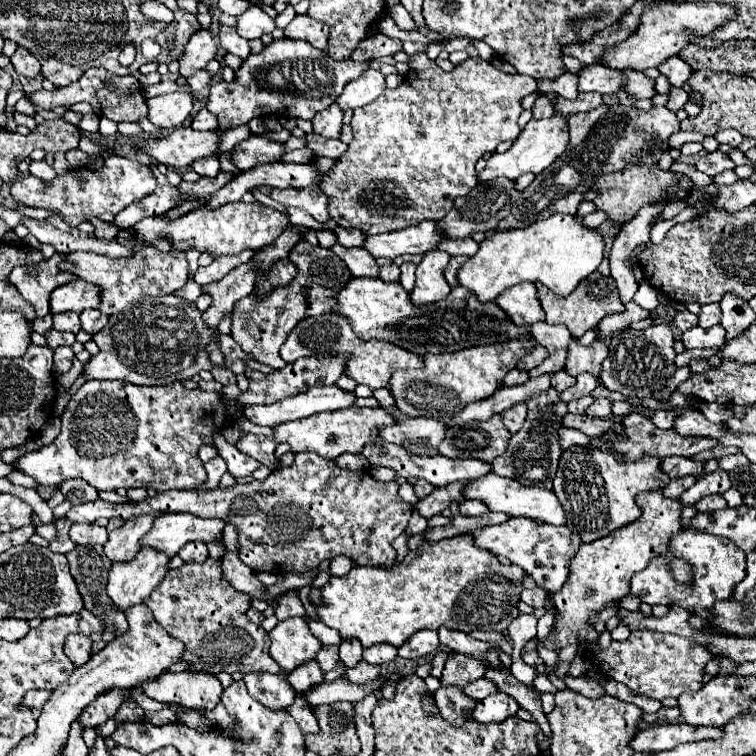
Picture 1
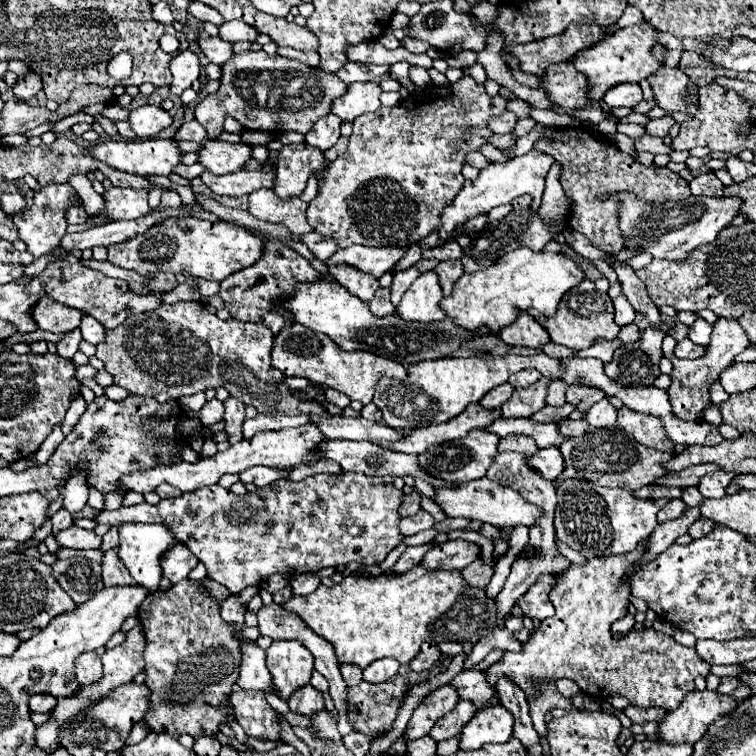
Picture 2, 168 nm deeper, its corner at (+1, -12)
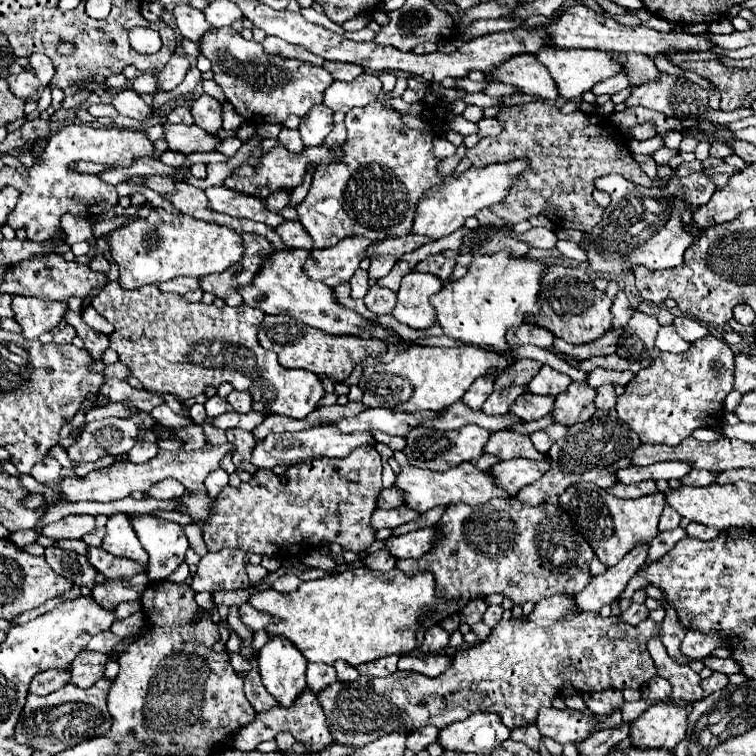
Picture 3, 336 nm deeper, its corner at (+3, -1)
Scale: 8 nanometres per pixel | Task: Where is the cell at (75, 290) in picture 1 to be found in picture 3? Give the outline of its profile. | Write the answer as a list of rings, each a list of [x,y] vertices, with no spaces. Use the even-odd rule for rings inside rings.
[[[13,297],[15,321],[23,327],[25,339],[37,339],[63,321],[69,305],[63,301],[41,301],[35,297]]]

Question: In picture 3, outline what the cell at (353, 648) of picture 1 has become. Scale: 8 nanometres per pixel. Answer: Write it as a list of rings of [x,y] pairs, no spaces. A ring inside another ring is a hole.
[[[335,661],[335,669],[339,681],[355,681],[359,677],[359,671],[353,665],[347,665],[345,661]]]

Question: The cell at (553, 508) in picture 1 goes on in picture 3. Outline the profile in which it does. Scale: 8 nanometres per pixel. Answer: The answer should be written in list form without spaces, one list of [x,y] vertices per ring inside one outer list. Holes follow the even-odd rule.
[[[463,463],[455,469],[449,469],[445,473],[431,473],[425,469],[415,469],[415,467],[403,467],[401,473],[397,475],[395,485],[407,493],[405,505],[411,509],[417,509],[419,513],[425,513],[437,505],[451,505],[451,503],[465,503],[465,505],[481,505],[487,503],[495,497],[511,501],[513,495],[509,495],[505,489],[501,489],[495,483],[495,477],[487,471],[477,469],[473,463]]]

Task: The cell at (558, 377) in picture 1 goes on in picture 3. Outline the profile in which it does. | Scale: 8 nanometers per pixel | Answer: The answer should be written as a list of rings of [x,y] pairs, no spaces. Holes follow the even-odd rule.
[[[543,365],[539,369],[539,373],[533,377],[533,381],[529,383],[529,391],[535,395],[559,395],[563,393],[563,389],[567,389],[567,385],[571,383],[571,377],[551,369],[549,365]]]

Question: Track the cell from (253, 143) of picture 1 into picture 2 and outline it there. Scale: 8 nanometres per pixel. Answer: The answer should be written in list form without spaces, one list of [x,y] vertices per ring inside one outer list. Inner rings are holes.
[[[203,140],[199,150],[199,164],[215,174],[229,174],[243,170],[245,162],[251,158],[251,146],[229,144],[223,140]]]

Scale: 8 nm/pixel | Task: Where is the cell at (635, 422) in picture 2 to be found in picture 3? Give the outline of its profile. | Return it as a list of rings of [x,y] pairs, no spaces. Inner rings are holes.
[[[707,335],[687,353],[661,353],[651,367],[641,369],[617,399],[617,413],[639,435],[641,443],[679,445],[697,427],[723,423],[723,399],[733,389],[733,351],[729,343]]]

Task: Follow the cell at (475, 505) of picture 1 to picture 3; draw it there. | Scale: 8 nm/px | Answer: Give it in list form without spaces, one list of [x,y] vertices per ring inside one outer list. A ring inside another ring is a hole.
[[[445,507],[429,509],[429,511],[423,513],[417,521],[411,521],[411,523],[407,523],[407,525],[399,525],[397,529],[393,529],[393,535],[403,535],[403,533],[415,531],[415,529],[419,529],[419,527],[435,527],[435,525],[441,521],[443,511],[445,511]]]

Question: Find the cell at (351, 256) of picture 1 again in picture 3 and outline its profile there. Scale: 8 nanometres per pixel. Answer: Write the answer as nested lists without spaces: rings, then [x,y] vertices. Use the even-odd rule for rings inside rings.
[[[357,269],[355,275],[349,279],[351,283],[351,297],[363,297],[369,289],[369,275],[363,269]]]

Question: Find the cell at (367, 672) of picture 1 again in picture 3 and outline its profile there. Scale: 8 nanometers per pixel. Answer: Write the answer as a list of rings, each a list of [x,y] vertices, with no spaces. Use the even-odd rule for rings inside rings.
[[[553,595],[553,597],[549,597],[549,599],[539,601],[539,603],[535,605],[535,609],[533,609],[529,615],[525,615],[525,617],[521,615],[521,617],[517,617],[517,619],[511,617],[509,621],[505,621],[505,619],[499,621],[499,625],[491,631],[491,637],[487,637],[485,641],[473,645],[471,649],[459,651],[459,653],[453,657],[453,665],[451,665],[445,673],[441,673],[439,677],[435,677],[435,679],[429,679],[427,675],[415,673],[415,671],[395,671],[393,675],[387,675],[387,677],[381,677],[381,679],[359,677],[357,681],[335,681],[335,683],[331,683],[327,689],[319,691],[319,703],[323,705],[323,711],[327,713],[327,723],[329,723],[329,729],[331,729],[331,733],[333,733],[335,743],[347,743],[347,745],[353,745],[353,747],[363,747],[363,745],[367,745],[367,743],[371,743],[371,741],[375,741],[375,739],[379,739],[379,737],[391,733],[393,729],[403,727],[403,725],[407,725],[409,731],[421,729],[421,727],[425,727],[425,725],[435,725],[435,727],[443,729],[443,727],[447,727],[449,723],[461,721],[461,719],[469,717],[469,715],[475,713],[475,711],[489,711],[489,713],[495,711],[495,713],[501,715],[503,723],[505,723],[509,729],[515,729],[515,727],[521,727],[521,725],[525,725],[525,723],[535,721],[537,711],[539,711],[541,707],[549,707],[549,705],[551,705],[551,699],[553,699],[555,695],[561,693],[561,685],[563,685],[565,681],[569,681],[569,683],[571,683],[577,691],[581,691],[581,693],[595,693],[595,691],[627,689],[627,687],[629,687],[629,689],[641,689],[649,679],[653,679],[653,677],[657,675],[657,667],[655,667],[655,663],[653,663],[653,659],[651,659],[649,651],[647,651],[647,641],[649,641],[651,637],[659,637],[659,633],[661,633],[660,624],[654,622],[651,618],[647,618],[634,627],[628,623],[619,622],[617,617],[601,617],[601,615],[595,613],[595,611],[579,611],[579,609],[575,609],[575,607],[577,607],[577,605],[575,605],[575,597],[573,597],[573,595]]]

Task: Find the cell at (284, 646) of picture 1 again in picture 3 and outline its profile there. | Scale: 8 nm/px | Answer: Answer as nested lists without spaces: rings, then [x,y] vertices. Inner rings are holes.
[[[285,637],[269,639],[257,655],[259,673],[265,689],[279,701],[279,705],[293,705],[295,697],[305,687],[307,659]]]

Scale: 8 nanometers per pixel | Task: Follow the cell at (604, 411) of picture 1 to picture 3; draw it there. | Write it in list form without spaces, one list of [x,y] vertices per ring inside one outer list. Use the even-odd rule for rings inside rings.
[[[603,385],[603,387],[597,389],[597,397],[595,397],[595,407],[597,409],[609,411],[609,409],[615,407],[615,401],[617,401],[617,393],[615,393],[613,385]]]

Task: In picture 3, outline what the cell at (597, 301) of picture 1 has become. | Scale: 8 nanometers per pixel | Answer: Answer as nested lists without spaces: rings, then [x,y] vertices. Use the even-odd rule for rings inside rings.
[[[553,265],[547,275],[543,275],[539,303],[541,311],[533,317],[533,323],[549,329],[555,337],[565,339],[567,343],[587,343],[611,329],[611,299],[605,291],[599,291],[593,285],[593,279],[581,269]]]

